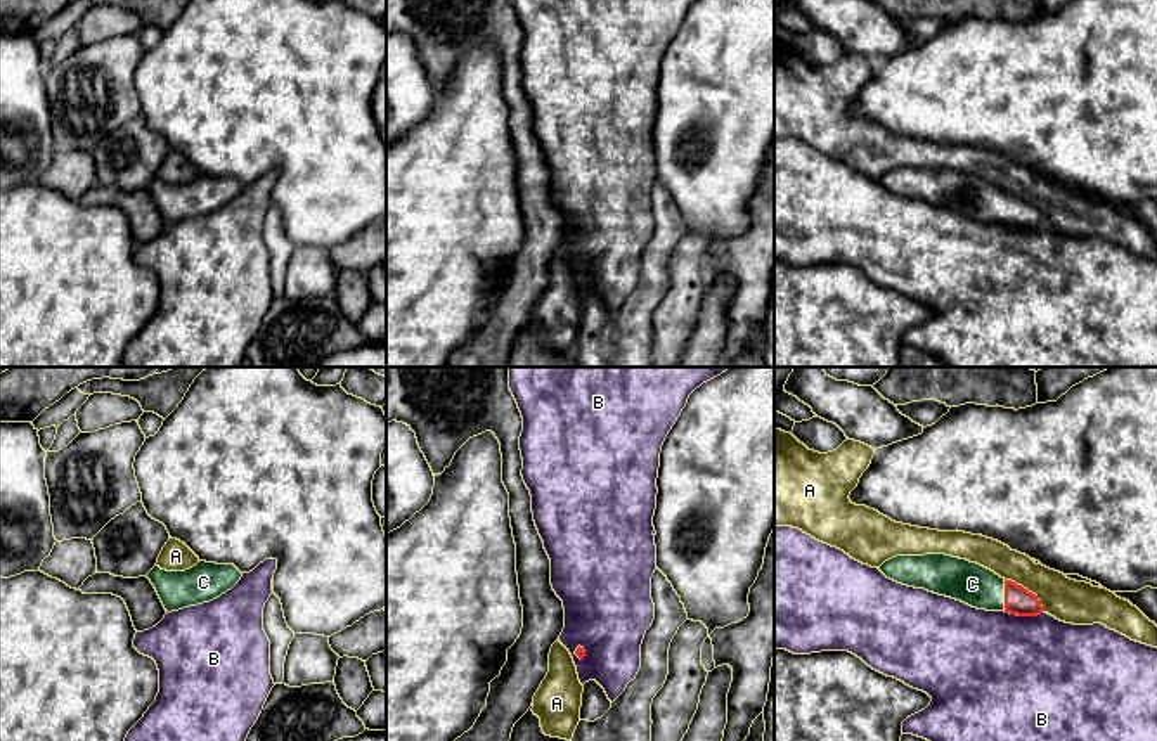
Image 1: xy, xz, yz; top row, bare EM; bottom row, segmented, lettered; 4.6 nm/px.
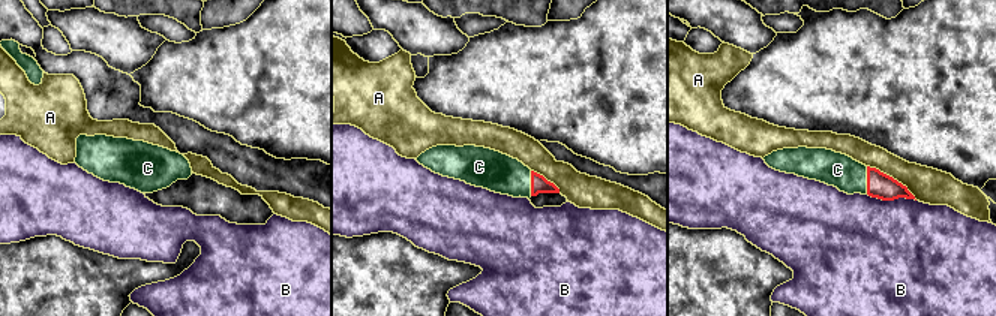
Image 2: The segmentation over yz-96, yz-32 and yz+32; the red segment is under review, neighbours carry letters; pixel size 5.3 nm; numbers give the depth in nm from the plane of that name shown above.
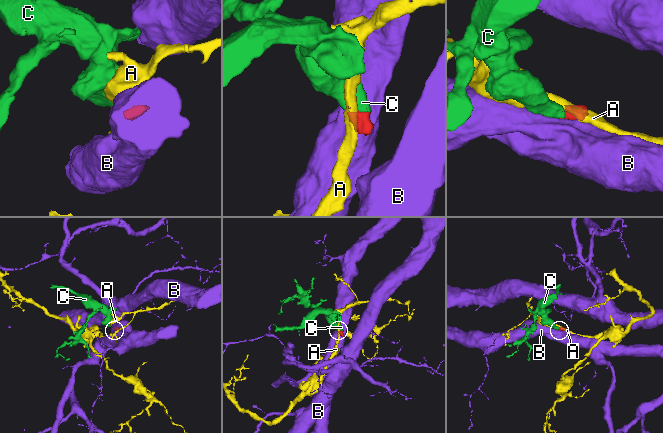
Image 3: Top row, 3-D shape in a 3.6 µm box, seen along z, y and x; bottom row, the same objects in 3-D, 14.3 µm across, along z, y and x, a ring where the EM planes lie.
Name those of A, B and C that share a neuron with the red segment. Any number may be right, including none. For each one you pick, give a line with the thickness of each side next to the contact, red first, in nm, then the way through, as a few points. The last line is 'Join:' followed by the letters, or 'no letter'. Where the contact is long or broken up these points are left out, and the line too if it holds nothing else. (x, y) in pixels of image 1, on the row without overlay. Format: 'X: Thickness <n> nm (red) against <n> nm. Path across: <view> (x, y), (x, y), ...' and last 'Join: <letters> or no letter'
C: Thickness 130 nm (red) against 190 nm
Join: C

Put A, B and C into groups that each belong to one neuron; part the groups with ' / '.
A / B / C

